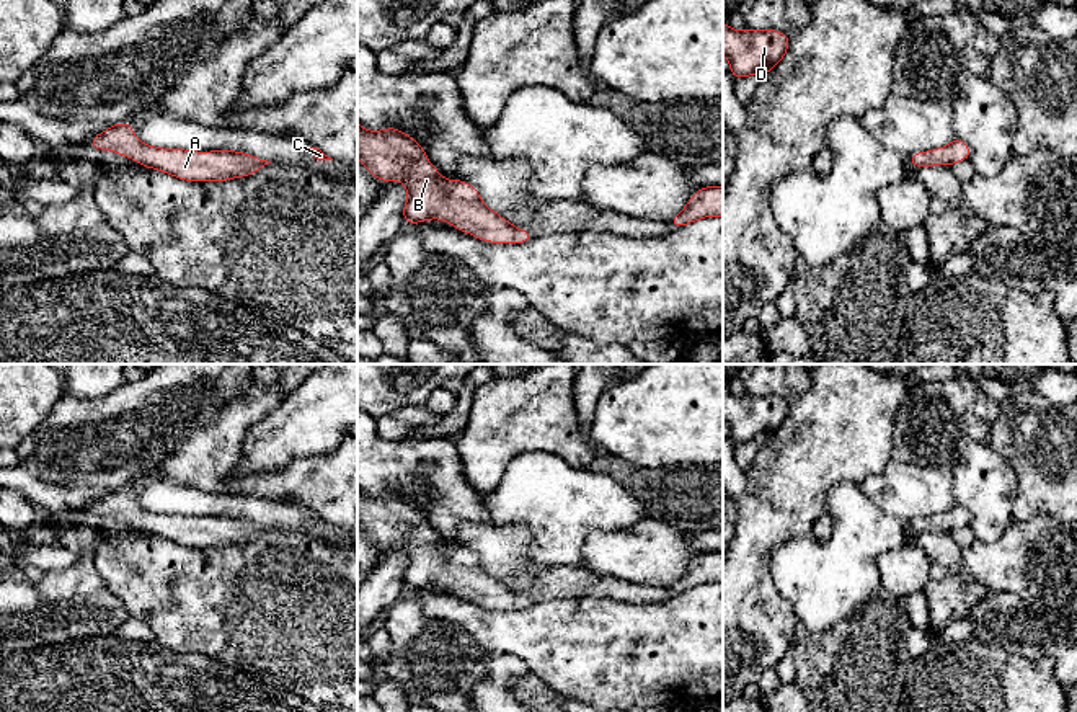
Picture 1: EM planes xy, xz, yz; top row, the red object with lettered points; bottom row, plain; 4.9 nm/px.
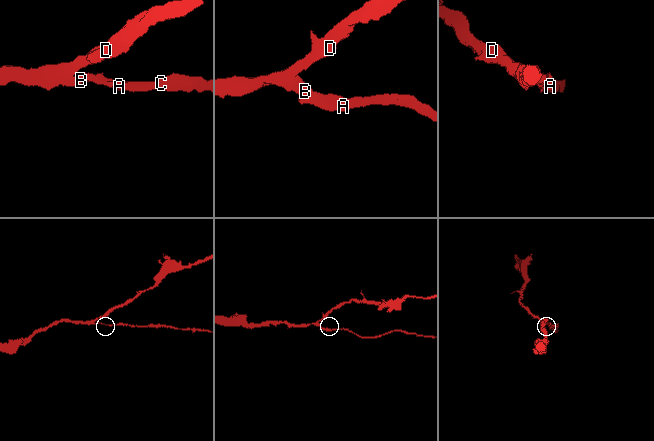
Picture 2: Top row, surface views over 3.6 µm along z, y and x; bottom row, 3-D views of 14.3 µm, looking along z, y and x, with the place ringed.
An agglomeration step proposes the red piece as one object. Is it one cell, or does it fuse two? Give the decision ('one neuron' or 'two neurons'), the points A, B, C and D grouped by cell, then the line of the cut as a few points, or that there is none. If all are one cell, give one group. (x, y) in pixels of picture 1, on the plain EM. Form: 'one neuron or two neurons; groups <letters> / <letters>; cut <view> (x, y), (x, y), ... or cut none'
one neuron; groups A B C D; cut none

